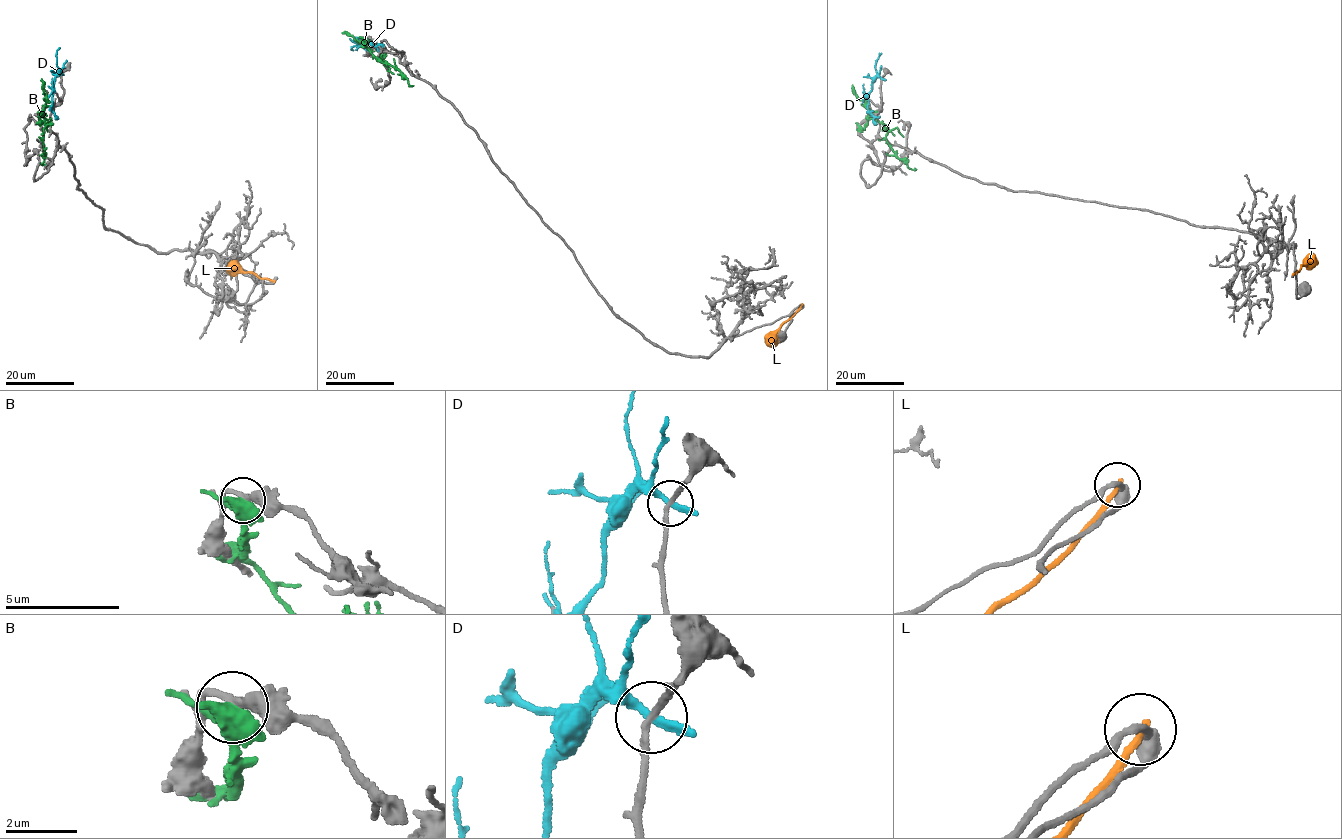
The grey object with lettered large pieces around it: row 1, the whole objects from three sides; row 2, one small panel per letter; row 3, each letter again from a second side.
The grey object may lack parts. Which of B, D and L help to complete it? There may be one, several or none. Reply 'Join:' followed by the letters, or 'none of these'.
Join: none of these

